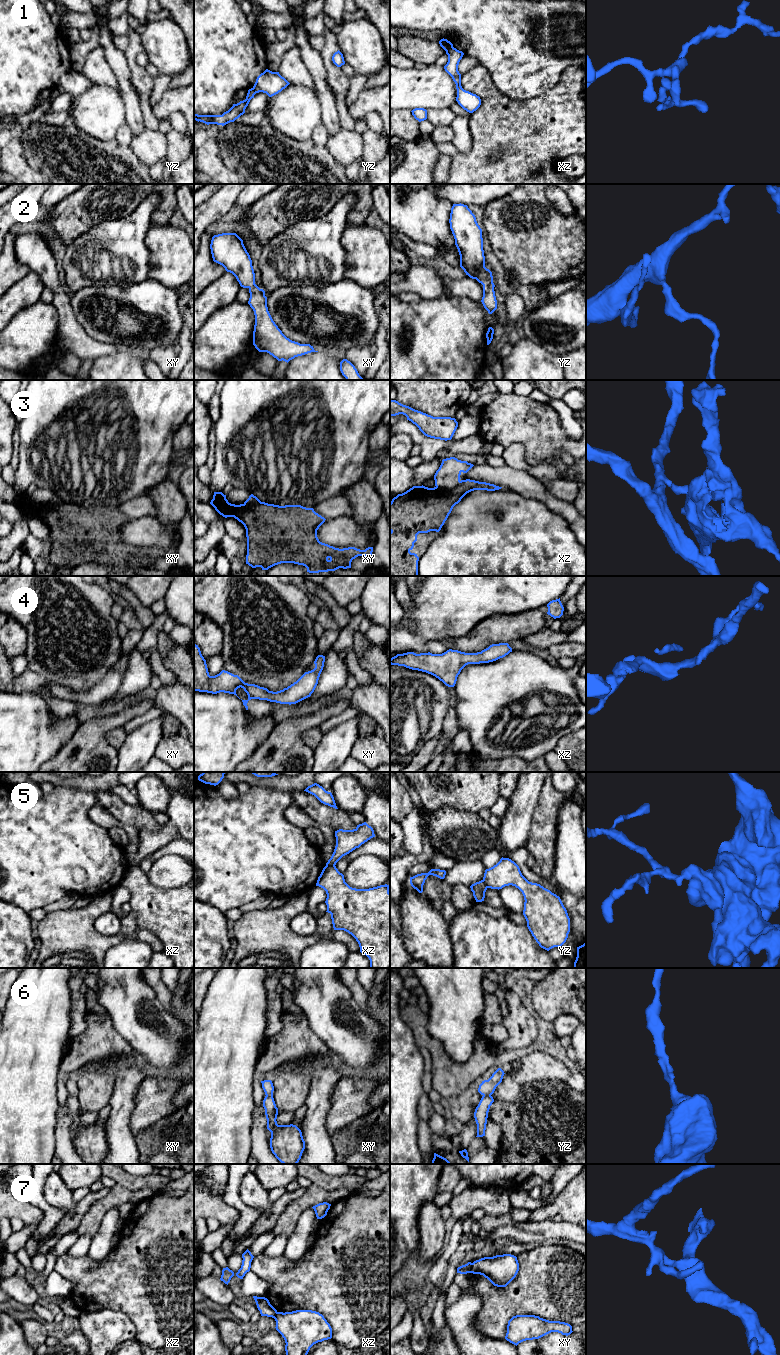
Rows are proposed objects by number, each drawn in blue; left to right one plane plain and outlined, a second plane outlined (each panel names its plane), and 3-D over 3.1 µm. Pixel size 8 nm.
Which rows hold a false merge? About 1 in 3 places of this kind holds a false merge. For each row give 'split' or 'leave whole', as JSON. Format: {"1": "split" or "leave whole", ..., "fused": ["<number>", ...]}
{"1": "split", "2": "leave whole", "3": "split", "4": "leave whole", "5": "split", "6": "leave whole", "7": "split", "fused": ["1", "3", "5", "7"]}

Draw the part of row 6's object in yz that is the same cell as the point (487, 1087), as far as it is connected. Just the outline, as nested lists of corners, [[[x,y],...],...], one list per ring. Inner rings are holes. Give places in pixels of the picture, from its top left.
[[[498,1068],[488,1080],[482,1081],[479,1085],[478,1092],[482,1095],[482,1098],[475,1109],[474,1118],[477,1124],[477,1136],[485,1136],[488,1112],[490,1106],[494,1102],[493,1097],[491,1096],[496,1087],[502,1082],[504,1071],[501,1068]]]

